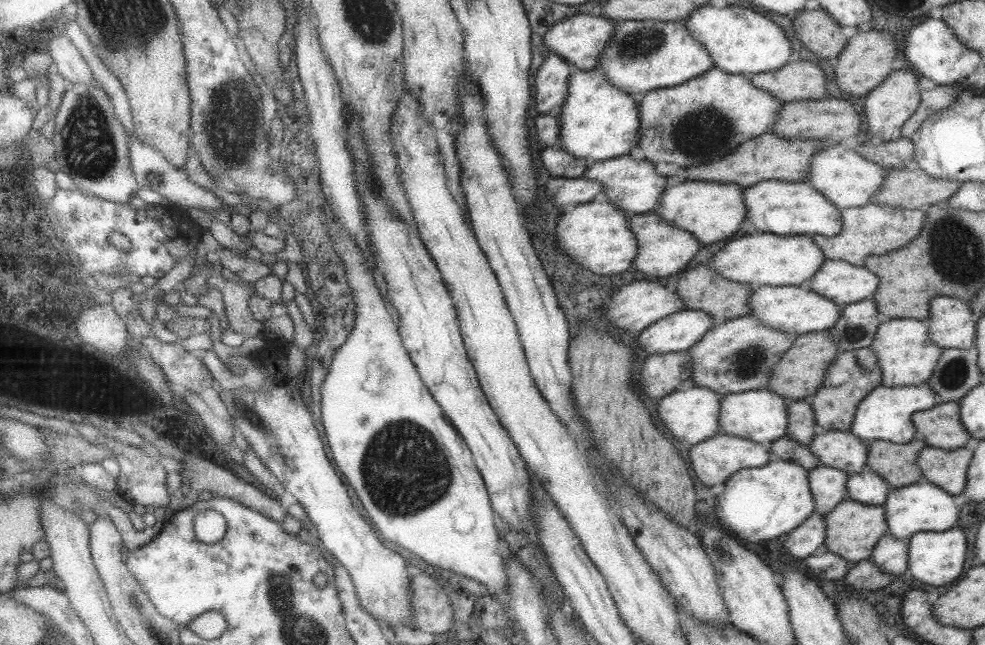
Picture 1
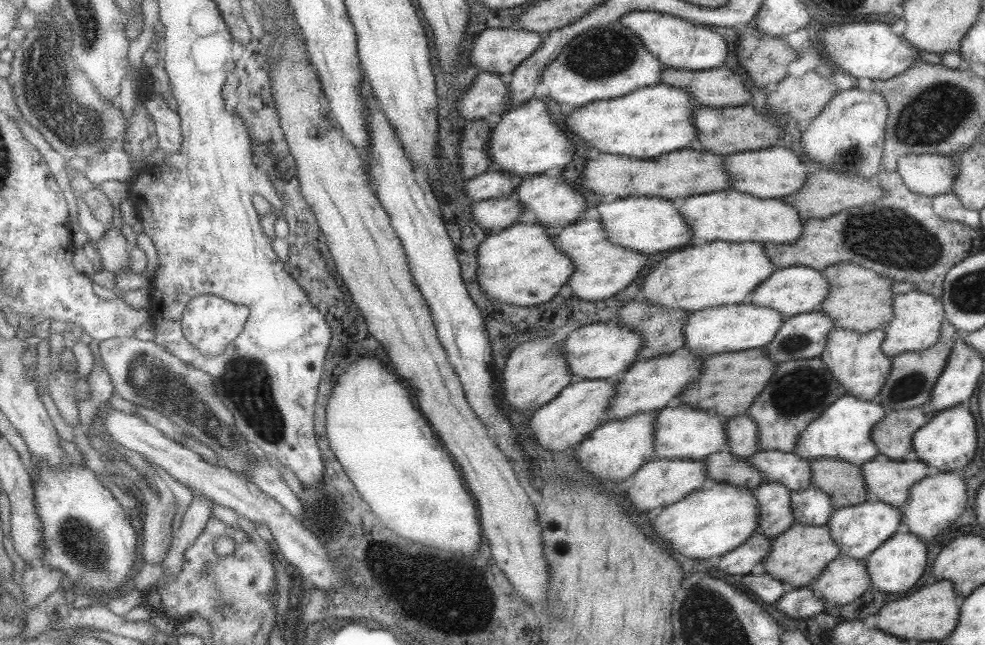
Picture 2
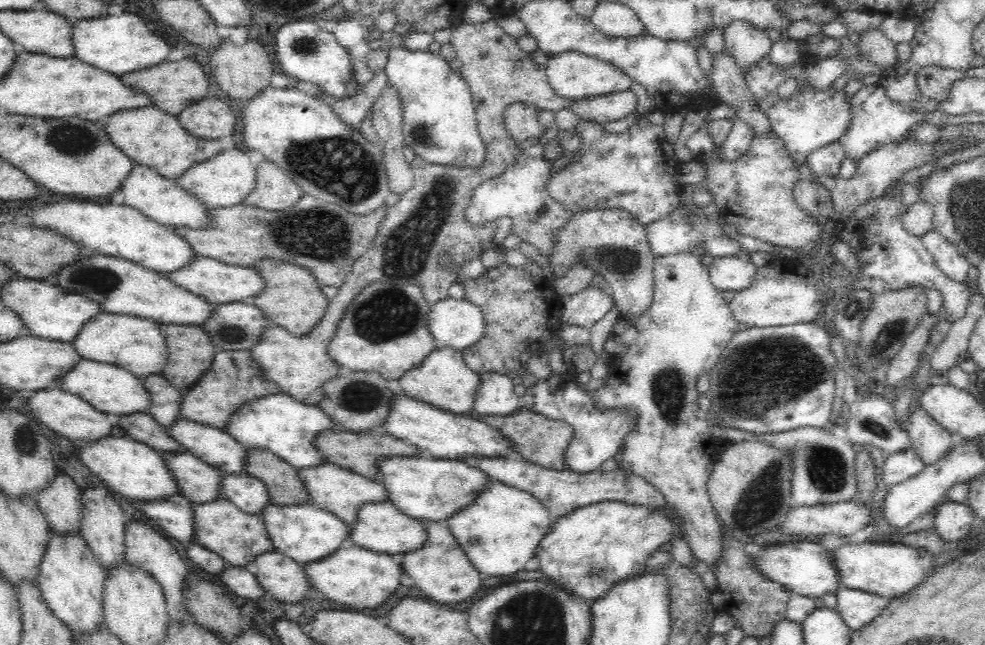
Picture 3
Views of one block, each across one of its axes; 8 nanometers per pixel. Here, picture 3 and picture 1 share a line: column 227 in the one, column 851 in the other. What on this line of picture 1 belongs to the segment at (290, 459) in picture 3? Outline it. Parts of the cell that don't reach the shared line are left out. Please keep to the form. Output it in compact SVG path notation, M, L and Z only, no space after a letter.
M923 383L900 387L876 386L865 394L863 400L857 404L857 408L853 412L853 422L849 426L849 432L866 443L877 439L890 443L905 444L916 438L913 423L909 419L913 412L931 408L935 405L936 399L929 385Z

